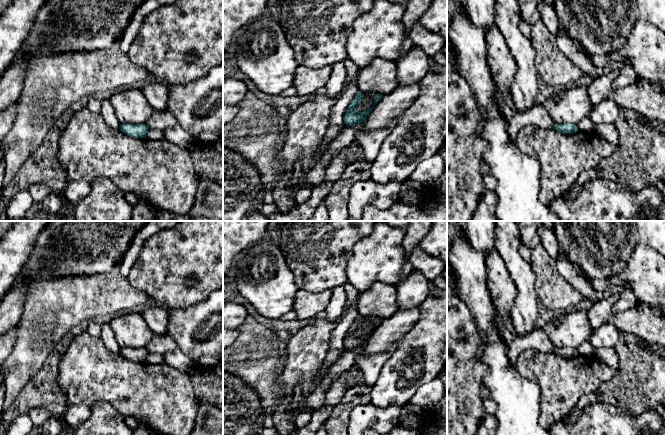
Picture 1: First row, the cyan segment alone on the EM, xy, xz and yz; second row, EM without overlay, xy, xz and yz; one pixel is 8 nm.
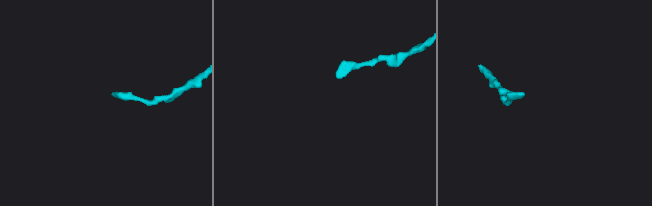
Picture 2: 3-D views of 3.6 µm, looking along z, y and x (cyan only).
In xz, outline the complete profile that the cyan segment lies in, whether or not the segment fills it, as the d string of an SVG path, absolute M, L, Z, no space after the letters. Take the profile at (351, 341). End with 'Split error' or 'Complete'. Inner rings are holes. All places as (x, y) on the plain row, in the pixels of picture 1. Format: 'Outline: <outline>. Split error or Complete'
Outline: M361 315L357 317L355 322L350 327L348 334L346 335L343 343L344 348L347 350L354 350L355 348L361 348L365 342L372 336L374 330L382 323L382 318L378 318L374 323L374 329L363 336L358 336L355 332L364 324L364 319Z. Complete

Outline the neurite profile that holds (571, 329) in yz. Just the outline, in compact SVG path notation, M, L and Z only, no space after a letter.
M578 310L559 312L542 329L556 348L578 348L587 342L594 330L586 311Z

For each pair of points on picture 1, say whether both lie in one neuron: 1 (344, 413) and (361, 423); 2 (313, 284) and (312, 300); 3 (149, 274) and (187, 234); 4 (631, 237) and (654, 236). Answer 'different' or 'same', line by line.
1: different
2: different
3: same
4: same

